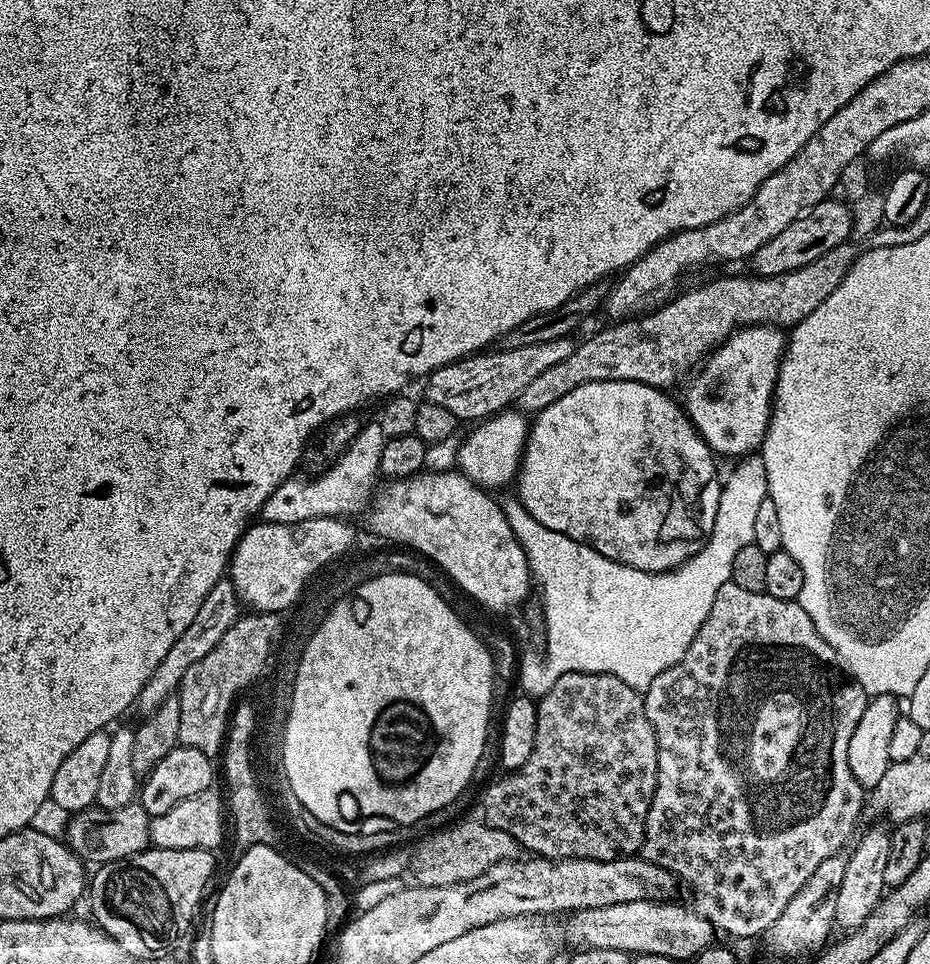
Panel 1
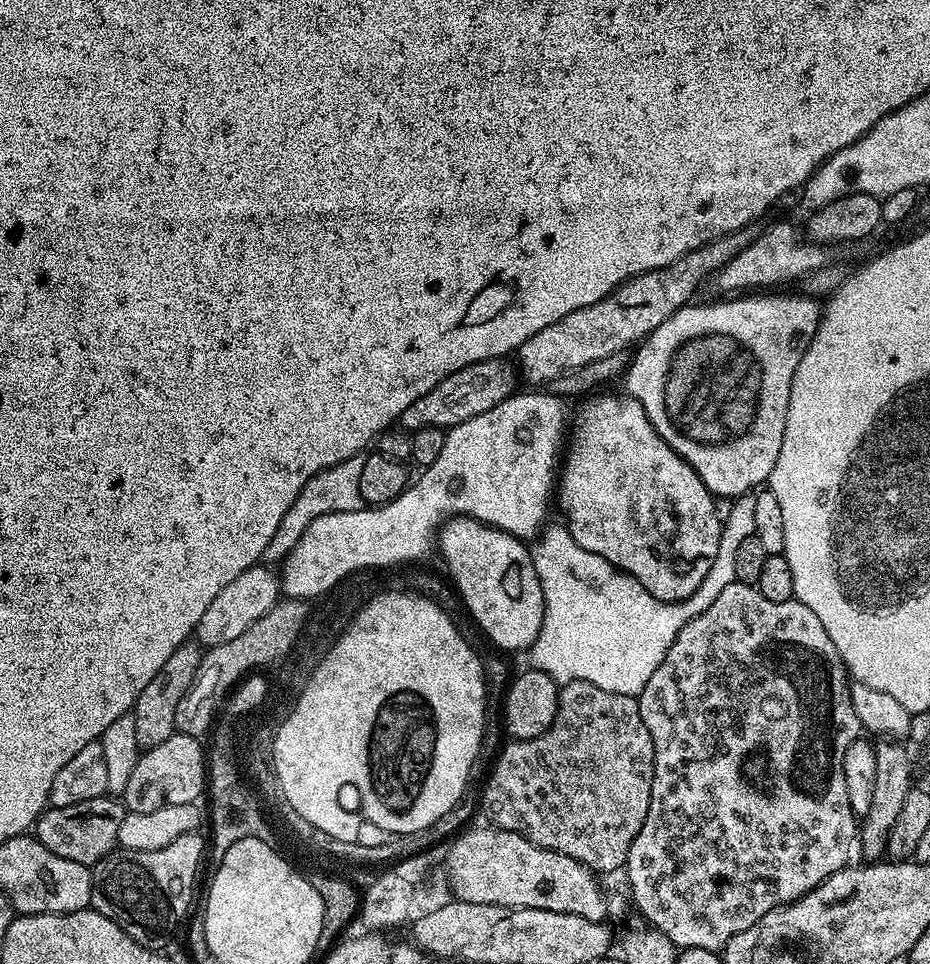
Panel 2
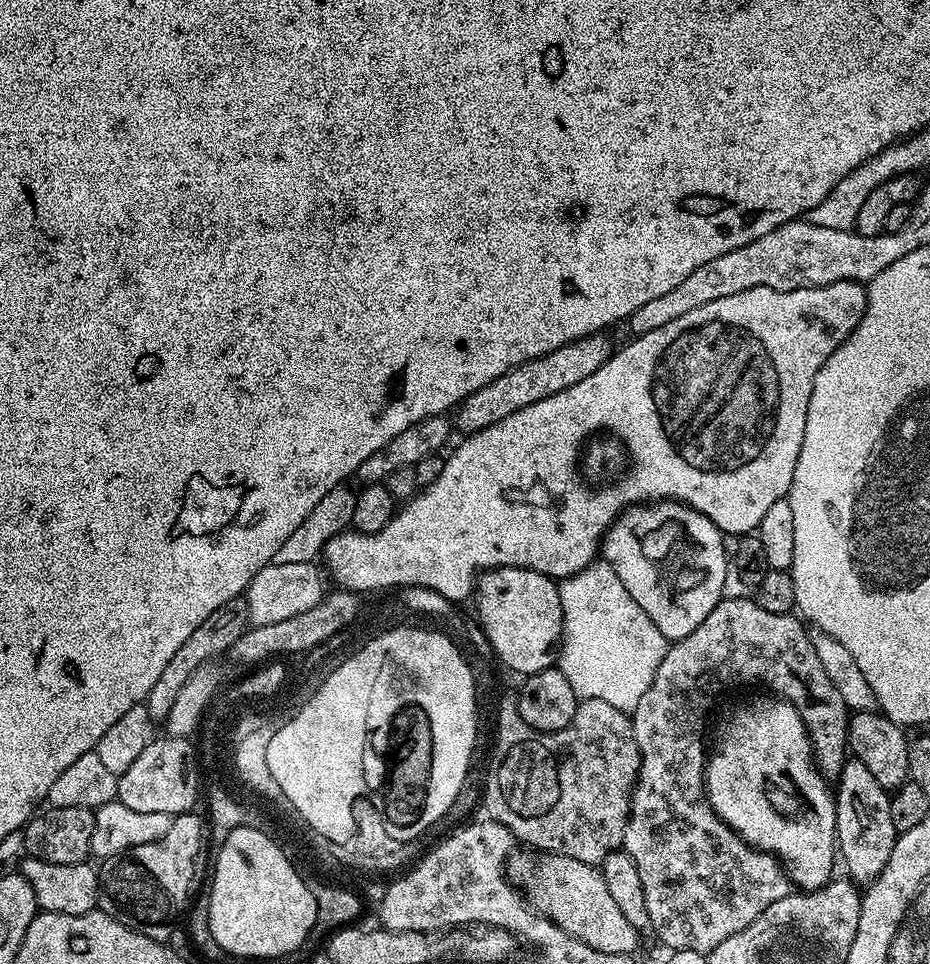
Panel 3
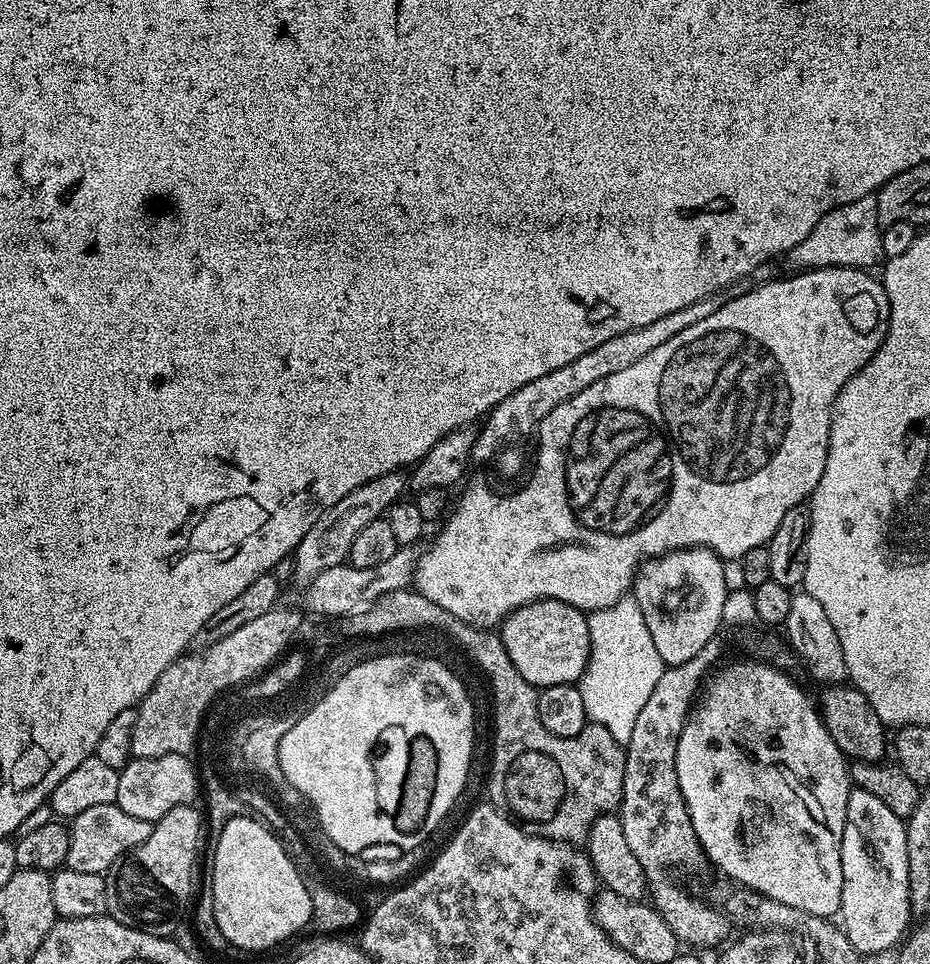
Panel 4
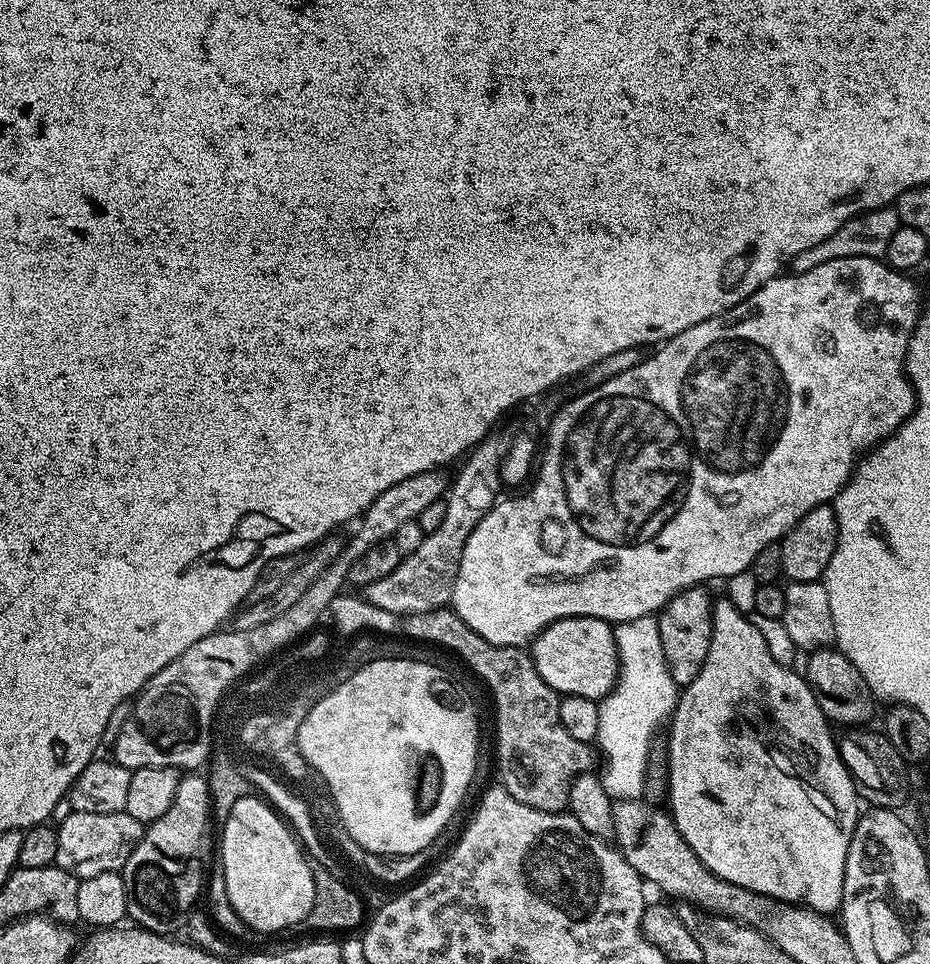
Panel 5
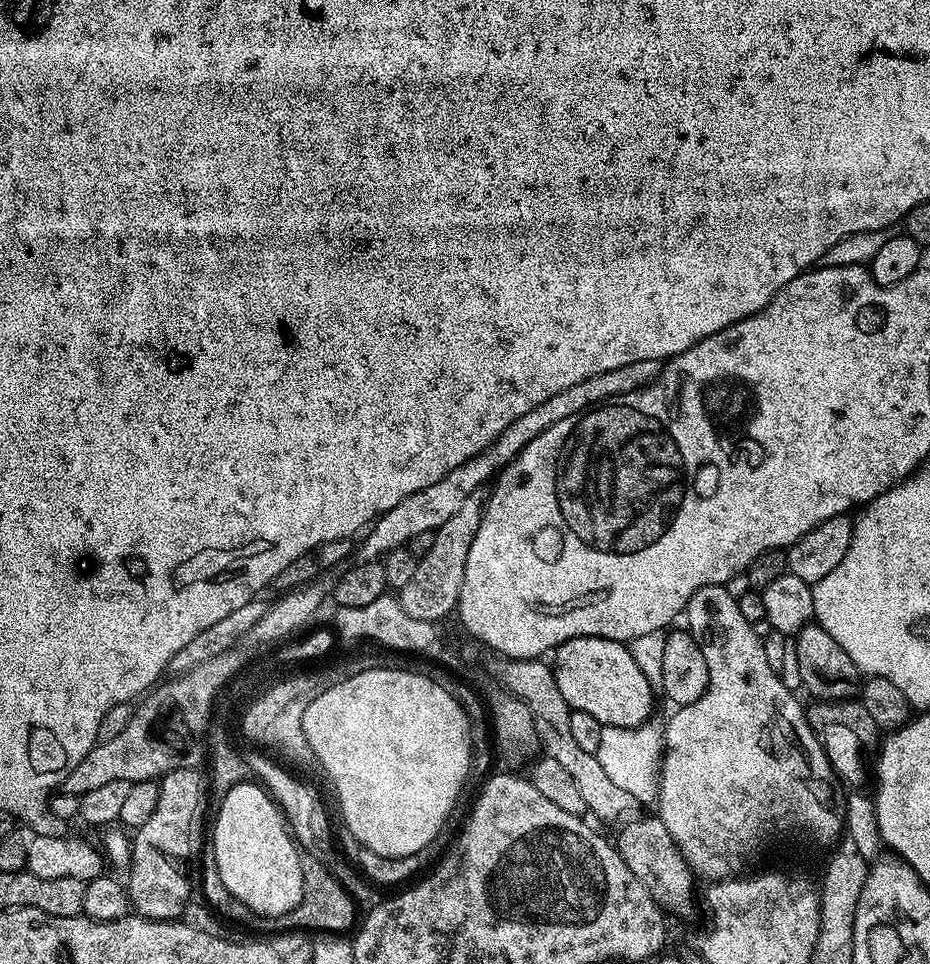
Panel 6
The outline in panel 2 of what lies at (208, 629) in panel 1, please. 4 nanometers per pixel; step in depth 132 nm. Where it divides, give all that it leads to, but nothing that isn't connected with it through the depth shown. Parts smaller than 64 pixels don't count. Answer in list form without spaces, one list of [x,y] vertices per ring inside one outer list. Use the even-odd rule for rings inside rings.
[[[268,566],[247,568],[242,570],[242,574],[238,574],[238,578],[234,578],[234,582],[222,586],[218,598],[214,598],[206,614],[202,614],[194,633],[195,639],[205,649],[230,642],[230,638],[238,638],[238,634],[250,630],[250,626],[254,626],[254,622],[258,622],[262,614],[269,612],[278,603],[282,596],[282,584],[277,573],[275,576],[271,570],[273,569]]]

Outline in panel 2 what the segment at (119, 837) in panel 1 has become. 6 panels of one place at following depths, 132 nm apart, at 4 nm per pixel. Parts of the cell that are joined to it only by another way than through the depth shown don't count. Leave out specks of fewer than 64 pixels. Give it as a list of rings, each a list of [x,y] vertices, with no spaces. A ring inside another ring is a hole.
[[[107,795],[90,798],[90,802],[74,802],[74,806],[48,806],[36,818],[34,835],[46,850],[58,854],[58,858],[91,866],[117,847],[118,826],[122,826],[125,814],[123,803]]]

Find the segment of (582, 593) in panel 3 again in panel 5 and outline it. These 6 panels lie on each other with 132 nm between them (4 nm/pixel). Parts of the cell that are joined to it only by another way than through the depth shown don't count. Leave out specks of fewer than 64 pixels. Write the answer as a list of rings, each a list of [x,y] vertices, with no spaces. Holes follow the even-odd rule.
[[[655,615],[636,618],[615,625],[616,645],[620,659],[620,673],[616,687],[599,701],[598,734],[595,743],[602,757],[602,779],[606,794],[613,802],[638,800],[645,795],[644,781],[648,779],[648,765],[652,735],[660,723],[671,717],[678,699],[678,685],[666,666],[662,650],[660,622]]]

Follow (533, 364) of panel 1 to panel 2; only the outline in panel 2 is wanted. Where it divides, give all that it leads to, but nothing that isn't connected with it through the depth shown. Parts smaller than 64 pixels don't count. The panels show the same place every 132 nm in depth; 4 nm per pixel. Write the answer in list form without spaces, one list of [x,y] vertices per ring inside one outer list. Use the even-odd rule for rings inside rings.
[[[483,360],[448,375],[430,393],[420,396],[403,411],[399,425],[408,432],[430,427],[447,430],[478,414],[486,414],[486,410],[513,395],[512,372],[504,364],[507,363],[500,360]]]

